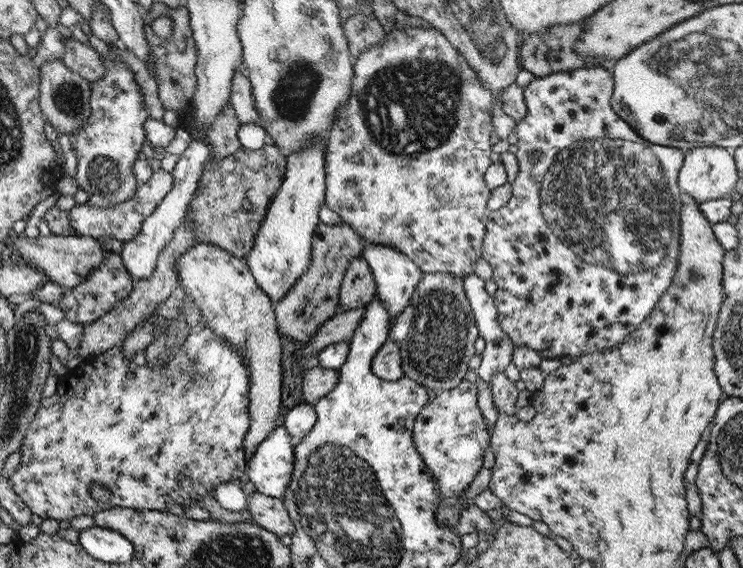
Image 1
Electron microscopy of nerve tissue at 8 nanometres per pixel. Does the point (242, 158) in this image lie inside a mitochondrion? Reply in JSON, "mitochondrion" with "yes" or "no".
{"mitochondrion":"no"}

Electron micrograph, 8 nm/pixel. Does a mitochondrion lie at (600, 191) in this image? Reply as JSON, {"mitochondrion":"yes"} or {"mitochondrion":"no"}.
{"mitochondrion":"yes"}

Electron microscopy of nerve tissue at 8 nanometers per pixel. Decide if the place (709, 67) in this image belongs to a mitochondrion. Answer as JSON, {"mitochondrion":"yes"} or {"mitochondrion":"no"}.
{"mitochondrion":"yes"}

